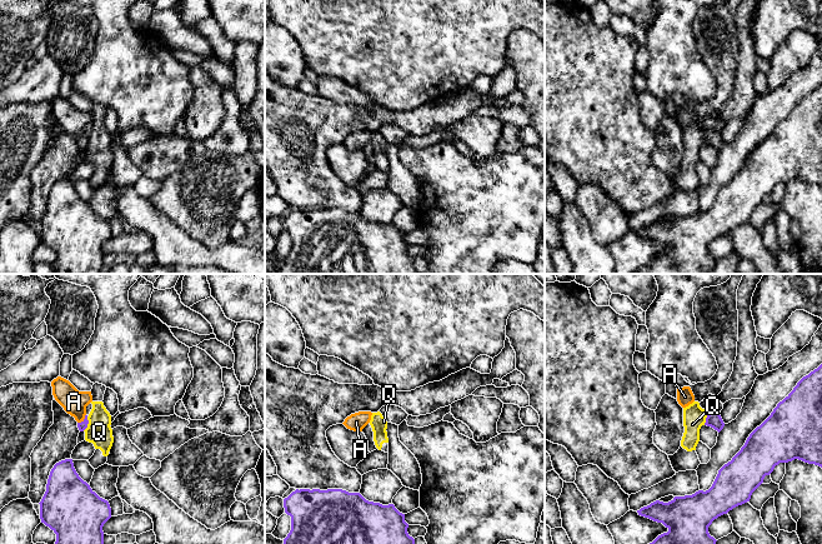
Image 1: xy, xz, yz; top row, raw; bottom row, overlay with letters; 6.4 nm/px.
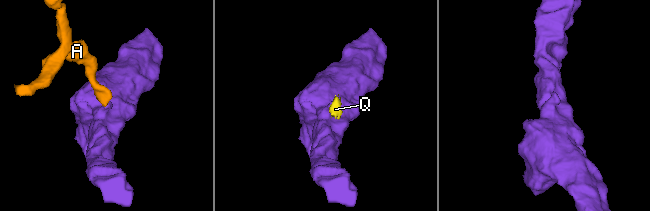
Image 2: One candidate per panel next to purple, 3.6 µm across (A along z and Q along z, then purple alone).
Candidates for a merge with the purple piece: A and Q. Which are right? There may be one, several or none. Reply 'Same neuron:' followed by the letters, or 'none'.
Same neuron: A

